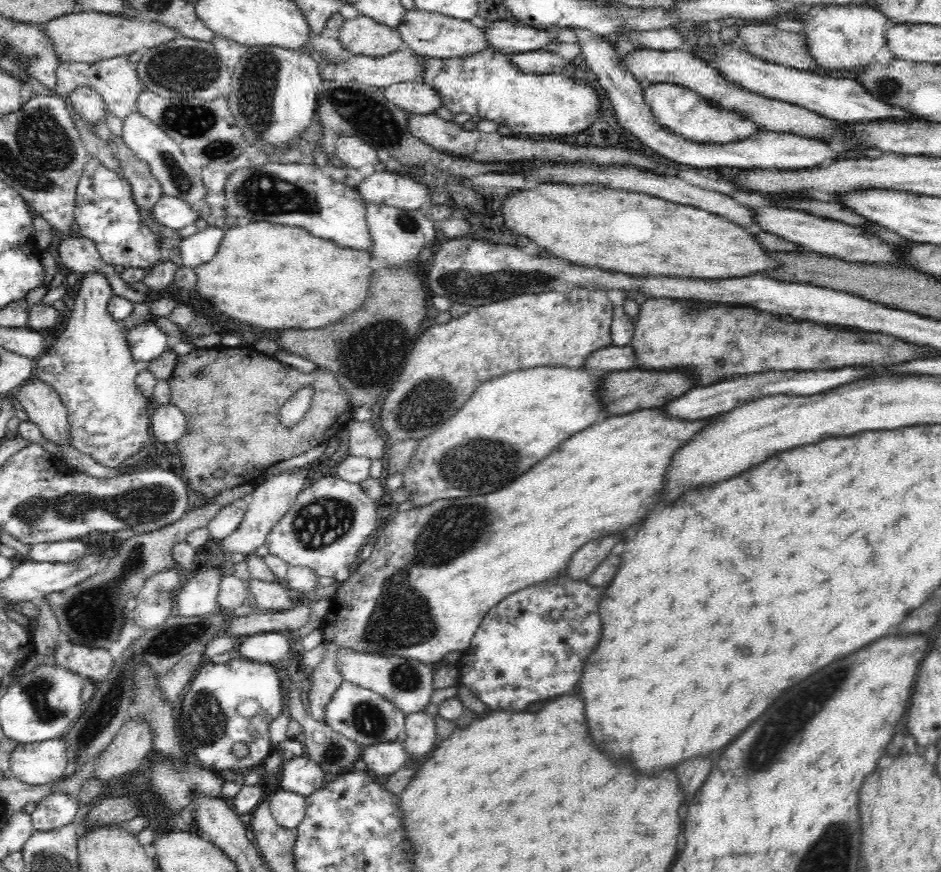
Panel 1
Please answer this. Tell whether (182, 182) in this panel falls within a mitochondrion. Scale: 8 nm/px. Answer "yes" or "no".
yes

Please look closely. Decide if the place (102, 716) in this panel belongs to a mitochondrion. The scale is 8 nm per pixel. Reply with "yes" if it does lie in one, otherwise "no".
yes

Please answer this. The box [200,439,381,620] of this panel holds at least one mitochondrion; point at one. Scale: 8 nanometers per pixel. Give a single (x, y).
(321, 522)

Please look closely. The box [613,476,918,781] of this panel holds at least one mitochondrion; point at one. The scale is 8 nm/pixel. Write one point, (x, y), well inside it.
(784, 724)

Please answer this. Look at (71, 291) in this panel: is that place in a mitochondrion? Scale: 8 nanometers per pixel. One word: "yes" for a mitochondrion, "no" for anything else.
no

